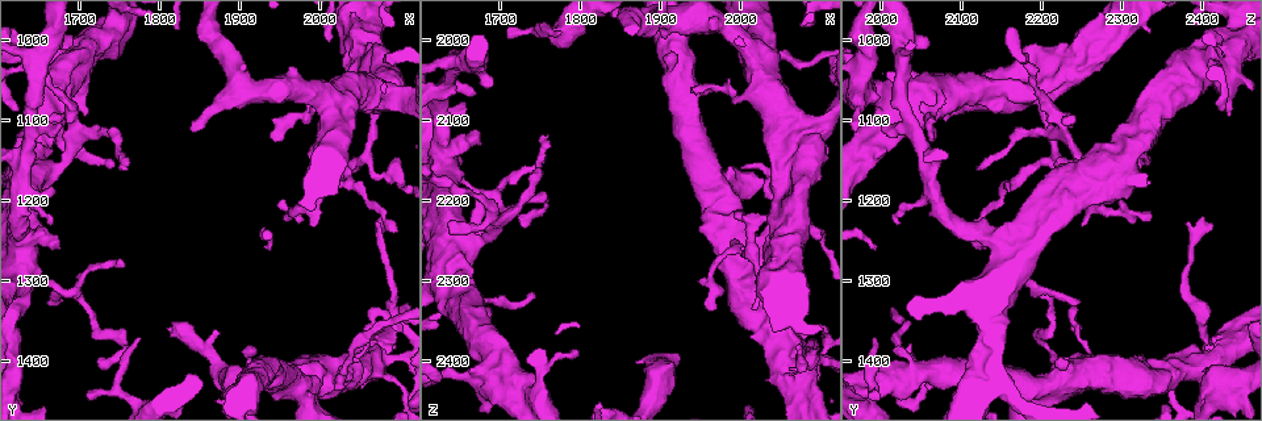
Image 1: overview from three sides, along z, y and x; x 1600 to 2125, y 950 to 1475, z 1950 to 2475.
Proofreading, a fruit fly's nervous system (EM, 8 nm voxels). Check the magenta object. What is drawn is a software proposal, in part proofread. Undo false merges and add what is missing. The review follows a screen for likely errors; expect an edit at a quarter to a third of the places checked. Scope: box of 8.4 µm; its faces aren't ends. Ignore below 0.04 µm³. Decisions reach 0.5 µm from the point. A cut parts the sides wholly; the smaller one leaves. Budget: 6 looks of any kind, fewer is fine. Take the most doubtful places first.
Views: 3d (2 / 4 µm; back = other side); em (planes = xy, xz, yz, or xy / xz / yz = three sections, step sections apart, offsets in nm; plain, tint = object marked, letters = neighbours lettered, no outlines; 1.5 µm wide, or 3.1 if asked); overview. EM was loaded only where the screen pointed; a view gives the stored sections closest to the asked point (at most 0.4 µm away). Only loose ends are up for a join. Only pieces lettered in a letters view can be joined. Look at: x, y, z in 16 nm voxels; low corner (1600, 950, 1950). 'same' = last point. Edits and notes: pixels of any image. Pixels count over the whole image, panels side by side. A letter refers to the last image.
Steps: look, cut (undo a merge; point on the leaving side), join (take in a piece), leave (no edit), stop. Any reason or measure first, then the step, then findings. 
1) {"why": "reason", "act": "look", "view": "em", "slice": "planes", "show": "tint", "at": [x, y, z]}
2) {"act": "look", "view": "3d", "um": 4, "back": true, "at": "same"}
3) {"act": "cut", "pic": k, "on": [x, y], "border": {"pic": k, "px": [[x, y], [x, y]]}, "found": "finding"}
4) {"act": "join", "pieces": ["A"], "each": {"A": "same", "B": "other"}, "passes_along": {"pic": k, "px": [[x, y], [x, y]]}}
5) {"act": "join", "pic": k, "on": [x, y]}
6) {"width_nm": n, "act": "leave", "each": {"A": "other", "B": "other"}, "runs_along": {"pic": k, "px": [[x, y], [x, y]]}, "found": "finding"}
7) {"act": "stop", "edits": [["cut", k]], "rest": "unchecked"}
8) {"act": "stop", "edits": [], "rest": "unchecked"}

{"why": "an open end", "act": "look", "view": "em", "slice": "yz", "step": 8, "show": "letters", "at": [2095, 1385, 2400]}

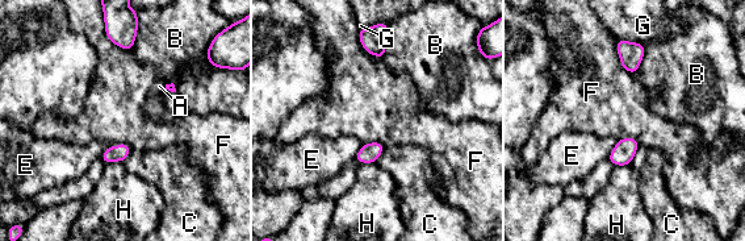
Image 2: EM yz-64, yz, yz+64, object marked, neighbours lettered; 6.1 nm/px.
{"act": "look", "view": "em", "slice": "planes", "show": "letters", "at": "same"}

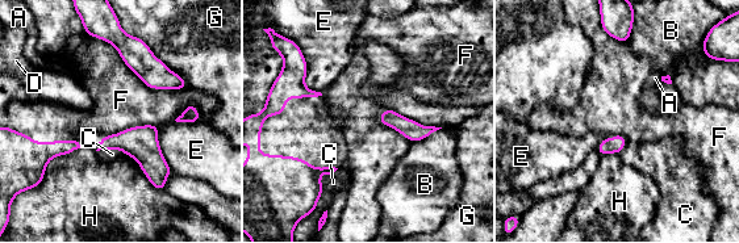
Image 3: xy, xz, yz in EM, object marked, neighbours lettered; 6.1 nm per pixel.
{"act": "leave", "each": {"A": "other", "B": "other", "C": "other", "D": "other", "E": "other", "F": "other", "G": "other", "H": "other"}, "border": {"pic": 3, "px": [[86, 33], [149, 87], [188, 87]]}, "found": "none of them fits"}

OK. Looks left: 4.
{"why": "tapers out", "act": "look", "view": "3d", "um": 4, "at": [1725, 1405, 2230]}

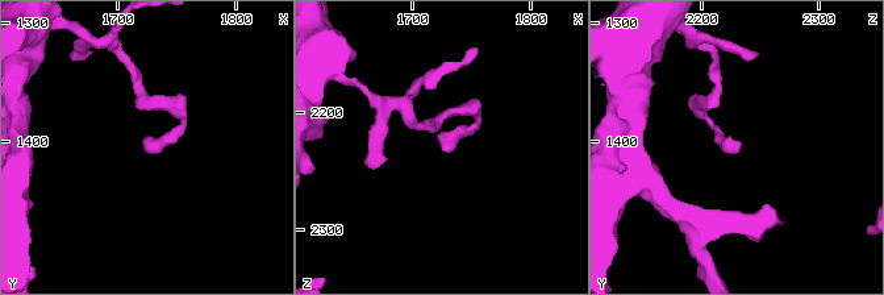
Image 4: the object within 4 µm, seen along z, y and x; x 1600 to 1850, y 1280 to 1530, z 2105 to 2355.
{"why": "shape alone is not enough", "act": "look", "view": "em", "slice": "xy", "step": 8, "show": "letters", "at": [1730, 1402, 2232]}

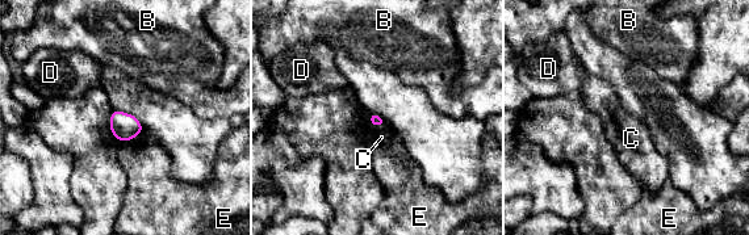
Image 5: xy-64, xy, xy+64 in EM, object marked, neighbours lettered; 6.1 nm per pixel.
{"act": "look", "view": "em", "slice": "planes", "show": "letters", "at": "same"}

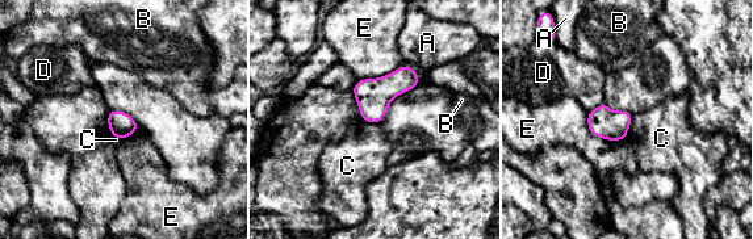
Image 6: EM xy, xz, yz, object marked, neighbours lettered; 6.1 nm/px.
{"act": "leave", "each": {"A": "other", "B": "other", "C": "other", "D": "other", "E": "other"}, "border": {"pic": 6, "px": [[632, 114], [628, 131], [623, 139]]}, "found": "no lettered piece goes on from it"}

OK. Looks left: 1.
{"act": "stop", "edits": [], "rest": "unchecked"}

